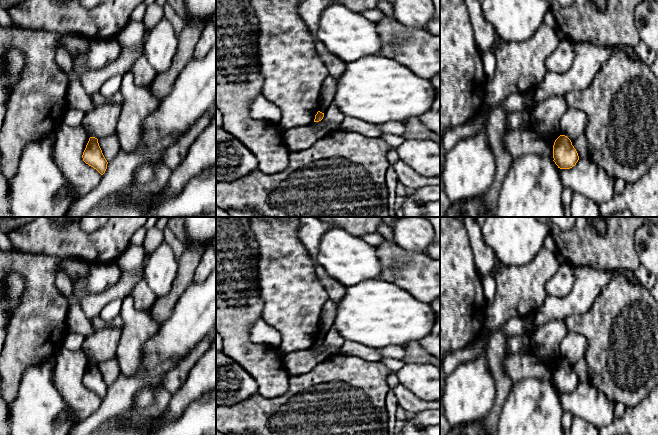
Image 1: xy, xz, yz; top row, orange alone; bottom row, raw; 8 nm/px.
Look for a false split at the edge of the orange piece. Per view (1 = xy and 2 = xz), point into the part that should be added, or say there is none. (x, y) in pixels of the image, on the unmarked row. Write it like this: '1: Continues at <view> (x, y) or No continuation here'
1: No continuation here
2: No continuation here

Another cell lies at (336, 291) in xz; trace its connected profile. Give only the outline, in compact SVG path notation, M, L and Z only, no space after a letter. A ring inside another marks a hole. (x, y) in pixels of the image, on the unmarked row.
M318 263L315 264L315 274L320 284L328 293L329 299L336 304L341 302L346 293L346 287L330 277L325 269Z

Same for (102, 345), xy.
M118 328L101 329L86 337L81 349L89 361L100 363L116 356L120 337L121 330Z

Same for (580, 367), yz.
M585 358L580 359L571 365L572 369L576 373L579 383L580 382L589 382L588 378L588 365Z

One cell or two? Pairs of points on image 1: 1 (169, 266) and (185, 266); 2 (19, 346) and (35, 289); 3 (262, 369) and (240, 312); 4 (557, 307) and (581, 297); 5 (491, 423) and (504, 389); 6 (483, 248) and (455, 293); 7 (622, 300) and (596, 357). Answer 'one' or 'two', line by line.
1: two
2: one
3: one
4: one
5: one
6: two
7: one

